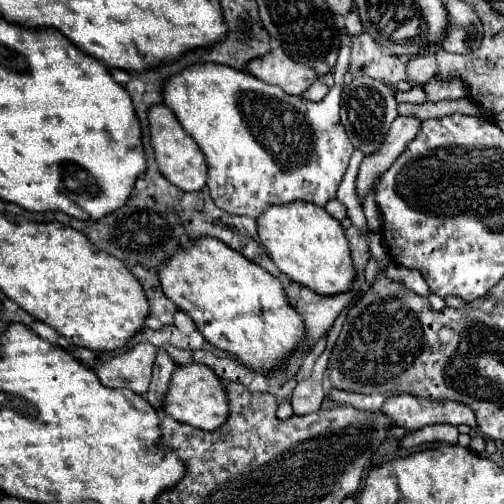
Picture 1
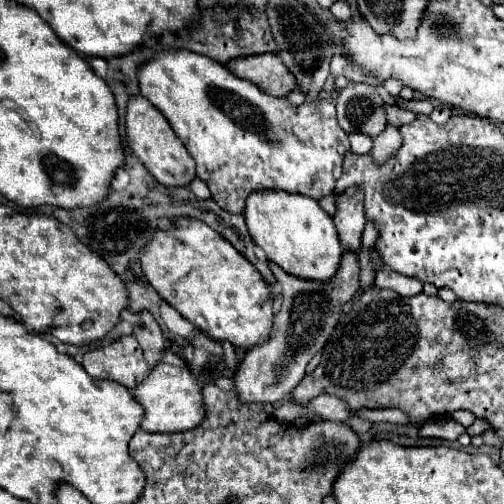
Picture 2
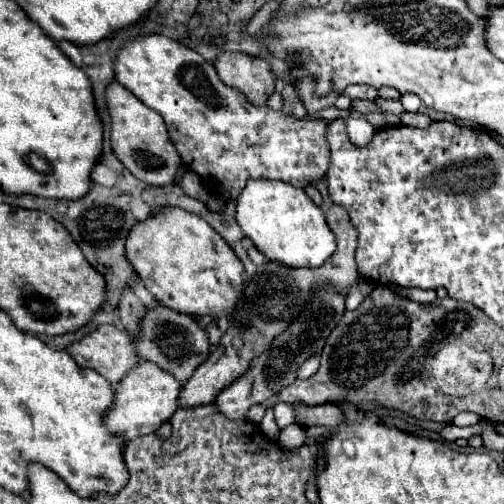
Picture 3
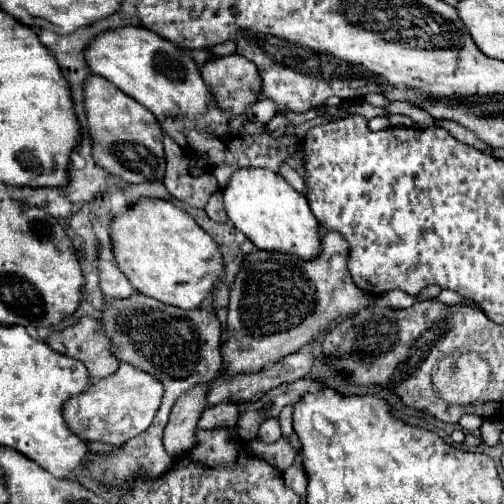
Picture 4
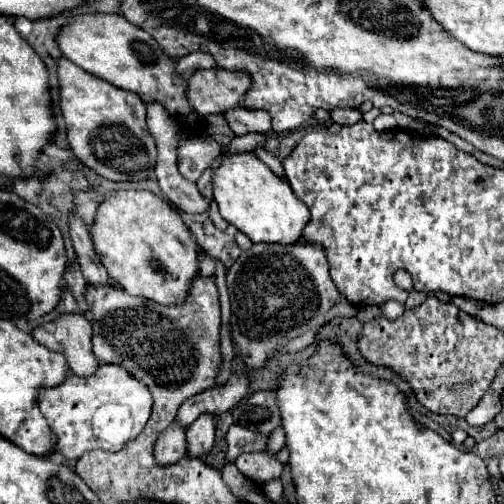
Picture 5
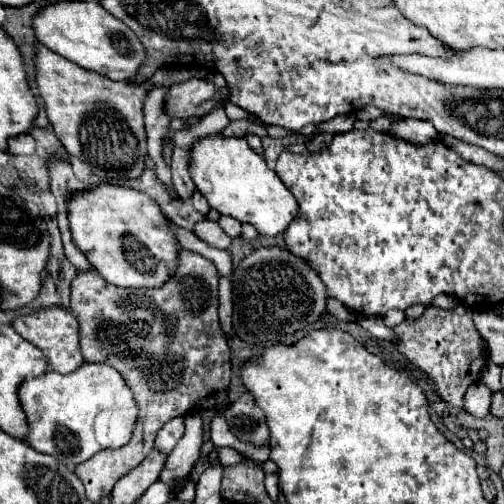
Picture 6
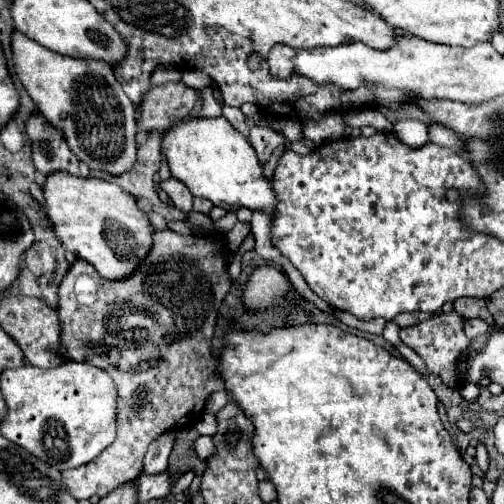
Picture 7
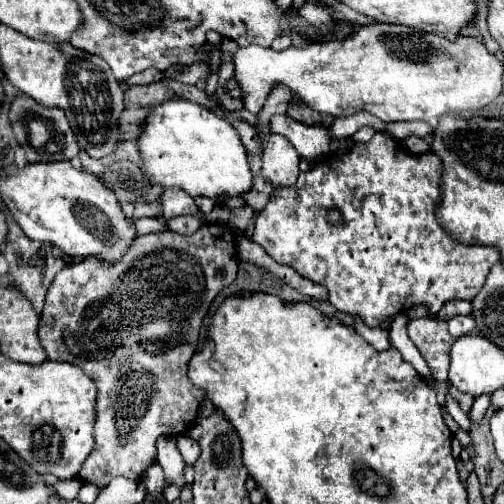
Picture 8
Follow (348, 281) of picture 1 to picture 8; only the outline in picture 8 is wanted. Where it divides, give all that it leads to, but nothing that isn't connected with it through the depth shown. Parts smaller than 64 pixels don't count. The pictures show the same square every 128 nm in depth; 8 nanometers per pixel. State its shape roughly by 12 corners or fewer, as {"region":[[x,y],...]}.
{"region":[[150,108],[138,150],[150,184],[192,198],[252,184],[246,148],[214,110]]}

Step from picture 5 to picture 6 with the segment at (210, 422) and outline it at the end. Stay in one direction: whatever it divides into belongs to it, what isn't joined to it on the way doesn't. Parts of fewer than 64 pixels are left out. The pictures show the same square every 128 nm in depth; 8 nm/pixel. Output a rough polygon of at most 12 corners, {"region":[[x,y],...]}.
{"region":[[186,416],[186,432],[170,452],[160,482],[174,486],[200,456],[202,420]]}

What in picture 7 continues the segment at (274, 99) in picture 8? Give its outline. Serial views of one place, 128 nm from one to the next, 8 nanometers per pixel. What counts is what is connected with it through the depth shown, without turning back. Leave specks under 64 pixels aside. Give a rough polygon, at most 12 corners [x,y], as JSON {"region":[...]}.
{"region":[[276,44],[268,54],[272,76],[292,76],[294,48]]}

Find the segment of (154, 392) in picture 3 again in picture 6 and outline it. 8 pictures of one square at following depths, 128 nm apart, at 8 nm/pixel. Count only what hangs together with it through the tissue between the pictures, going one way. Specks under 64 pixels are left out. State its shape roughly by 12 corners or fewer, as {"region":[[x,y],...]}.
{"region":[[108,364],[24,380],[24,442],[76,468],[124,446],[132,392]]}

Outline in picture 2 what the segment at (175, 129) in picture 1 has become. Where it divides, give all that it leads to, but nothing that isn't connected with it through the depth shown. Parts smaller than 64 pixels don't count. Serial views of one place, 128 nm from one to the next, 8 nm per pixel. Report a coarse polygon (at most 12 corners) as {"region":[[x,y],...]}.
{"region":[[144,96],[126,104],[132,154],[164,186],[186,186],[196,166]]}

